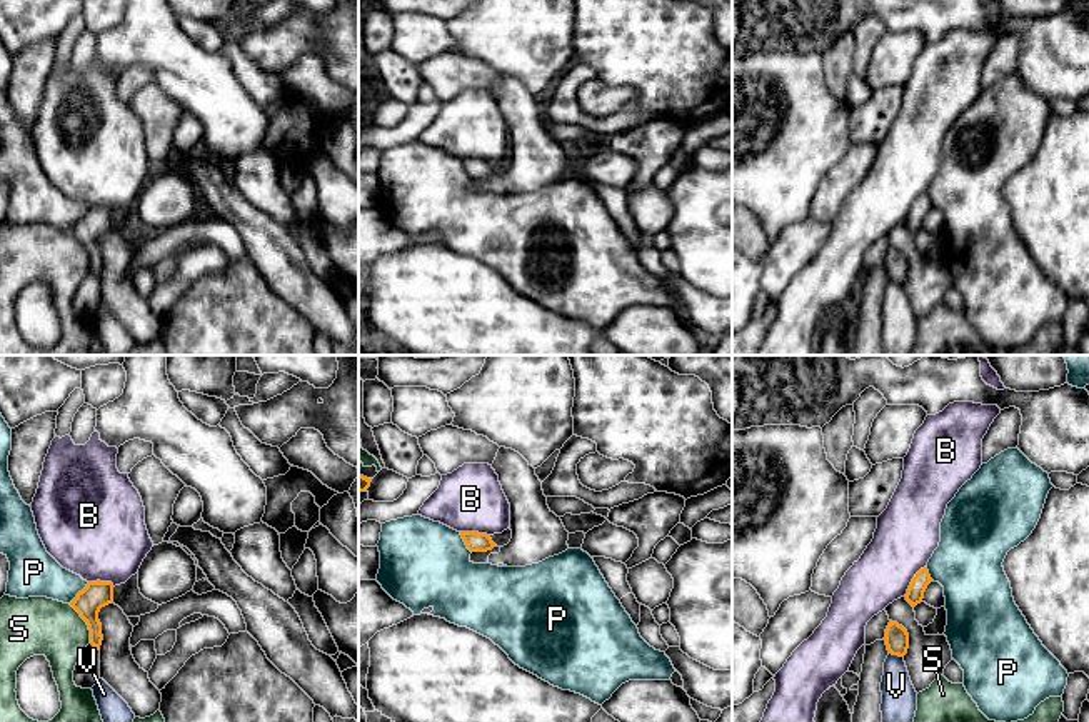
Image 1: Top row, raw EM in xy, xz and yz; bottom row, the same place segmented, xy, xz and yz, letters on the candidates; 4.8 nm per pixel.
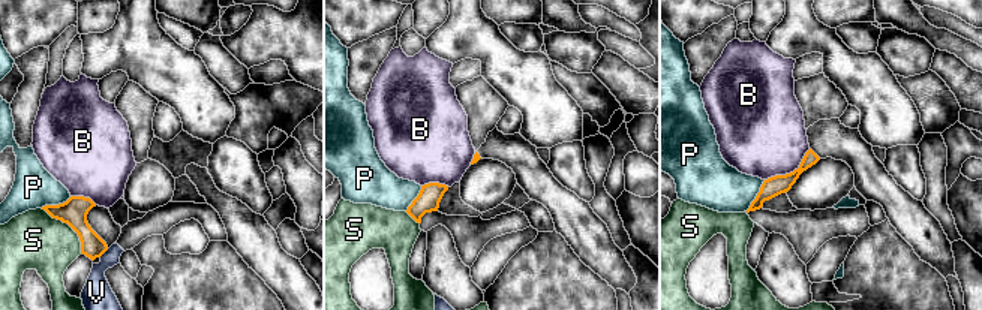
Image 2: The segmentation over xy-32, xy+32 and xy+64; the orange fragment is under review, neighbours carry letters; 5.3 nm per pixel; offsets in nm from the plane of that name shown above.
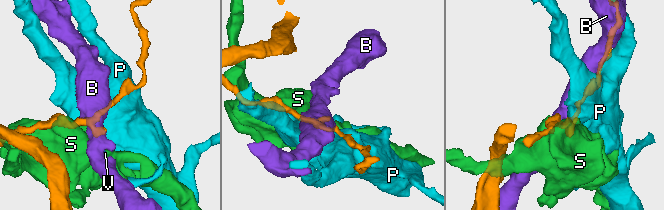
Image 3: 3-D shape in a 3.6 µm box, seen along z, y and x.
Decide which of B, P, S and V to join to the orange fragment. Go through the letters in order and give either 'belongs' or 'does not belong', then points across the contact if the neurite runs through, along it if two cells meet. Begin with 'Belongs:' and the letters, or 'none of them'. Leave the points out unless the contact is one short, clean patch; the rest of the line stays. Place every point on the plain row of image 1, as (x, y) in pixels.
Belongs: none of them
B: does not belong
P: does not belong
S: does not belong
V: does not belong | along yz (889, 279), (903, 284)

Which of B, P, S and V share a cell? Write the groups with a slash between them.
B / P / S / V

